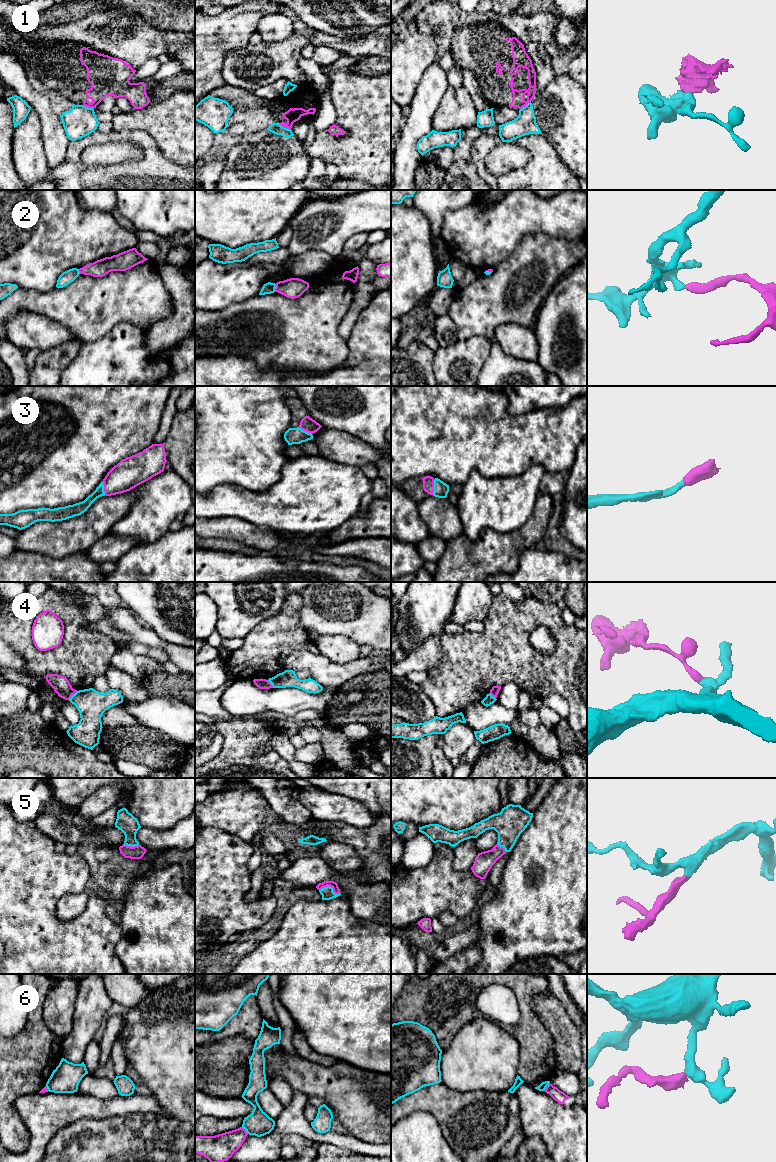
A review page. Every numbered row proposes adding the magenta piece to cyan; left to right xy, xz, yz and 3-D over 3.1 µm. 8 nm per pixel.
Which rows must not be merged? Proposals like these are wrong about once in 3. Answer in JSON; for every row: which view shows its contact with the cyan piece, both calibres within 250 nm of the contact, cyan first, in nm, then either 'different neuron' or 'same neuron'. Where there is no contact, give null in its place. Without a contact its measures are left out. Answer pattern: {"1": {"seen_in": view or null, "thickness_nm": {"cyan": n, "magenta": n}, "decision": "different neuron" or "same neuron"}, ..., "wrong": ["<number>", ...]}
{"1": {"seen_in": "xz", "thickness_nm": {"cyan": 90, "magenta": 110}, "decision": "different neuron"}, "2": {"seen_in": "xz", "thickness_nm": {"cyan": 90, "magenta": 160}, "decision": "different neuron"}, "3": {"seen_in": "yz", "thickness_nm": {"cyan": 120, "magenta": 100}, "decision": "same neuron"}, "4": {"seen_in": "xy", "thickness_nm": {"cyan": 240, "magenta": 140}, "decision": "different neuron"}, "5": {"seen_in": "xz", "thickness_nm": {"cyan": 100, "magenta": 60}, "decision": "same neuron"}, "6": {"seen_in": "yz", "thickness_nm": {"cyan": 60, "magenta": 90}, "decision": "different neuron"}, "wrong": ["1", "2", "4", "6"]}

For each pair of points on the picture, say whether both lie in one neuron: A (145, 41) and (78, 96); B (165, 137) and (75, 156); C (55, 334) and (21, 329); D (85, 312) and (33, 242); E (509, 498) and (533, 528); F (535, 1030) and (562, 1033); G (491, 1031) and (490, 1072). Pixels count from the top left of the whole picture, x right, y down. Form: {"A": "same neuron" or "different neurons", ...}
{"A": "same neuron", "B": "different neurons", "C": "same neuron", "D": "different neurons", "E": "different neurons", "F": "different neurons", "G": "same neuron"}

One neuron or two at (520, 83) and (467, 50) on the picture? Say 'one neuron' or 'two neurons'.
one neuron

